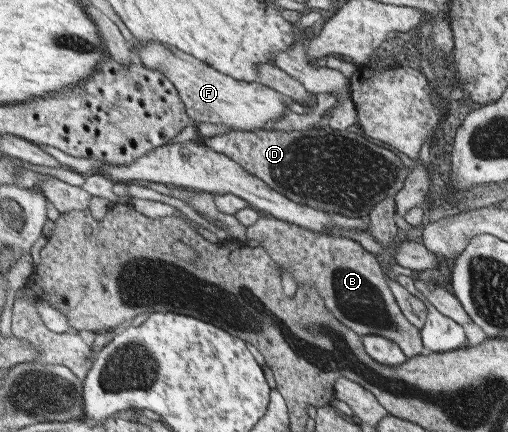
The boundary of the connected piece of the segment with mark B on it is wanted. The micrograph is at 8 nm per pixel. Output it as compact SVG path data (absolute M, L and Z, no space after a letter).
M260 218L247 228L247 242L260 242L277 264L300 285L314 285L318 295L333 317L357 335L380 335L394 341L408 358L426 352L422 331L412 325L402 314L388 283L380 269L380 263L372 252L352 238L318 233L296 224L272 218Z

